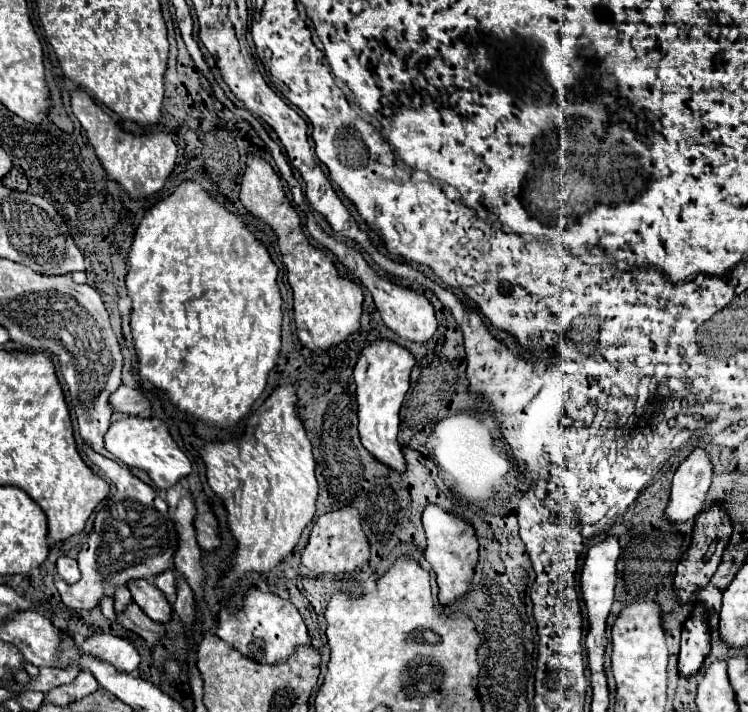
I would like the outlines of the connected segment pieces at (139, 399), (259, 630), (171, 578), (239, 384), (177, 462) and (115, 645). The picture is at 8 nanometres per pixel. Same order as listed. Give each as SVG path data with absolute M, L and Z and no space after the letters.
M120 386L110 396L110 402L112 402L114 410L124 412L124 414L140 414L140 412L152 408L152 402L148 400L148 396L136 388L130 388L130 386Z
M248 588L246 600L242 610L230 616L218 614L216 624L216 636L220 636L224 642L228 642L232 648L240 650L244 656L254 658L262 664L276 664L284 662L300 644L308 644L308 630L306 624L296 610L296 606L290 600L284 600L272 592L264 592L260 588Z
M164 572L164 574L158 574L156 576L156 580L154 580L154 584L168 596L168 594L176 594L176 576L174 576L174 572Z
M182 180L182 184L176 186L176 190L170 196L166 196L164 200L156 202L150 210L146 210L142 222L136 228L136 234L130 246L130 254L128 254L126 288L132 298L130 326L132 326L132 336L134 336L134 344L136 344L136 352L140 360L140 376L144 380L150 380L156 388L164 390L170 402L176 404L180 410L186 410L188 414L194 414L200 420L214 424L214 426L234 426L238 420L242 420L250 412L252 404L264 392L266 378L270 370L276 366L276 358L280 350L280 324L282 324L282 310L280 310L282 298L280 298L276 278L278 278L278 268L272 262L266 244L260 242L254 236L254 232L246 228L242 218L226 210L220 202L216 202L216 198L212 198L202 188L202 184L194 180Z
M128 416L124 420L118 420L110 426L106 432L106 450L116 456L120 462L146 470L156 484L160 492L168 490L172 484L176 484L180 478L188 476L192 472L190 460L184 456L184 452L178 448L174 438L168 432L166 422L160 418L140 418L140 416Z
M92 634L82 644L86 654L96 654L96 658L114 664L122 672L134 672L140 664L140 654L132 642L114 634Z

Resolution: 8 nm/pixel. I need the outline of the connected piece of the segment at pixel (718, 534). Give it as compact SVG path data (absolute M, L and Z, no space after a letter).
M714 504L710 510L702 510L696 516L692 544L686 550L686 554L682 556L682 560L678 562L678 574L674 578L674 586L676 586L676 592L680 598L694 602L696 590L706 586L706 582L716 572L720 558L722 558L722 552L724 552L726 544L730 542L730 534L732 534L732 522L730 522L730 516L726 514L726 510L722 508L722 504Z

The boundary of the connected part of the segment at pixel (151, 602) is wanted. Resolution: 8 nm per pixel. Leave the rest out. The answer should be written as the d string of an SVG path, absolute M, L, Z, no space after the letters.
M132 580L128 584L134 602L142 608L142 612L154 622L168 622L172 614L172 606L166 596L148 580Z

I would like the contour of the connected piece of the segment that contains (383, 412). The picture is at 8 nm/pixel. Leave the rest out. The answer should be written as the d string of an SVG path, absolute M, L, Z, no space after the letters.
M380 338L360 350L358 362L354 366L358 418L360 418L358 430L362 444L374 458L388 464L396 472L404 470L404 456L398 444L398 426L400 426L400 408L410 388L410 372L414 364L416 360L408 348L392 340Z

